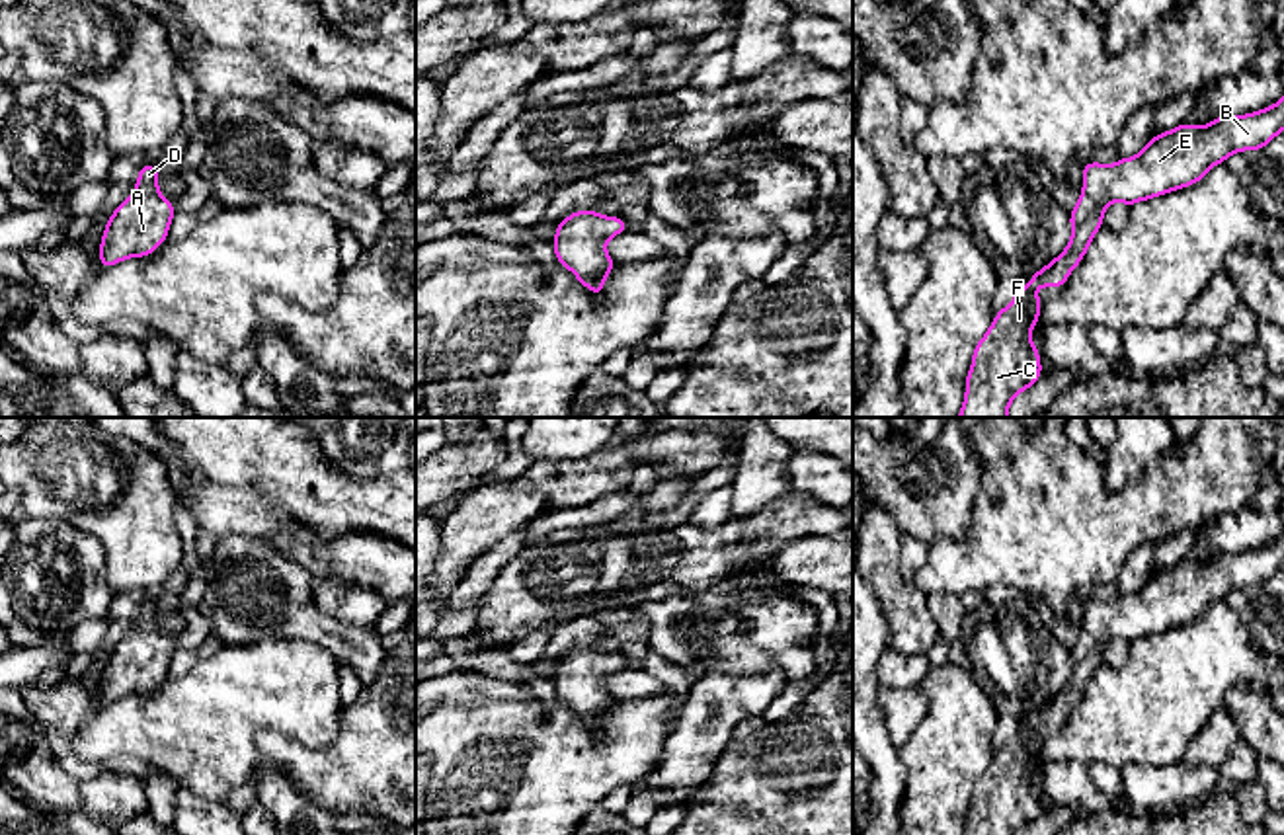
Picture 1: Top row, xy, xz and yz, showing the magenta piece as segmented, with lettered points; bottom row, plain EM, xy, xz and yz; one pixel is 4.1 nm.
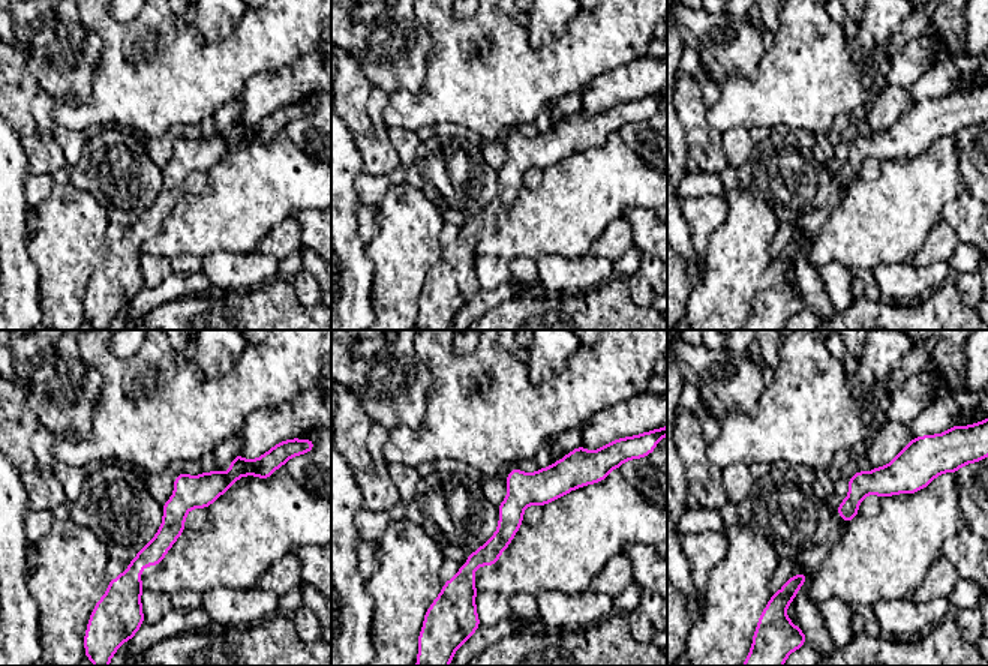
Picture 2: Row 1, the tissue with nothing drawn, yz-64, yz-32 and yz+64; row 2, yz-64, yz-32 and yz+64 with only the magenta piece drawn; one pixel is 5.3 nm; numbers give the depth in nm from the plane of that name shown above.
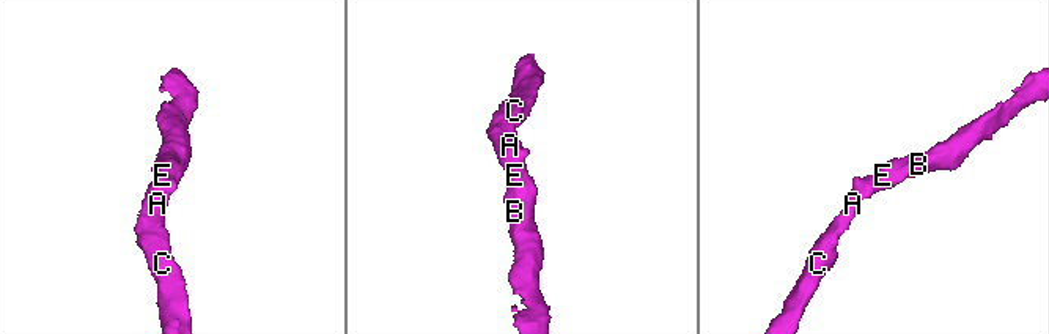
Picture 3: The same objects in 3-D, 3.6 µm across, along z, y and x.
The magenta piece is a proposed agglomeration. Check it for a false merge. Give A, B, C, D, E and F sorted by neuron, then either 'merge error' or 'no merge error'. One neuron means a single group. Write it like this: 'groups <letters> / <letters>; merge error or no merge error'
groups A B C D E F; no merge error

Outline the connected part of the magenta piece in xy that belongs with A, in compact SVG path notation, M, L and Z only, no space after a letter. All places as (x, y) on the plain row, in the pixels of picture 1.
M146 599L140 605L135 628L113 648L105 661L100 704L148 693L166 679L176 644L160 632L154 601Z

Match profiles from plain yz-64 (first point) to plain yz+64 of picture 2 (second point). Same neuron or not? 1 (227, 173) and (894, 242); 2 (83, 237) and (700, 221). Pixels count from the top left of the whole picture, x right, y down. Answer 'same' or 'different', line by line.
1: same
2: different

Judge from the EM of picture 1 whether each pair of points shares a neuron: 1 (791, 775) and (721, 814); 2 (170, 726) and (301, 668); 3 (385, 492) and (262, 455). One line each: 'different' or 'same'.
1: same
2: same
3: same

